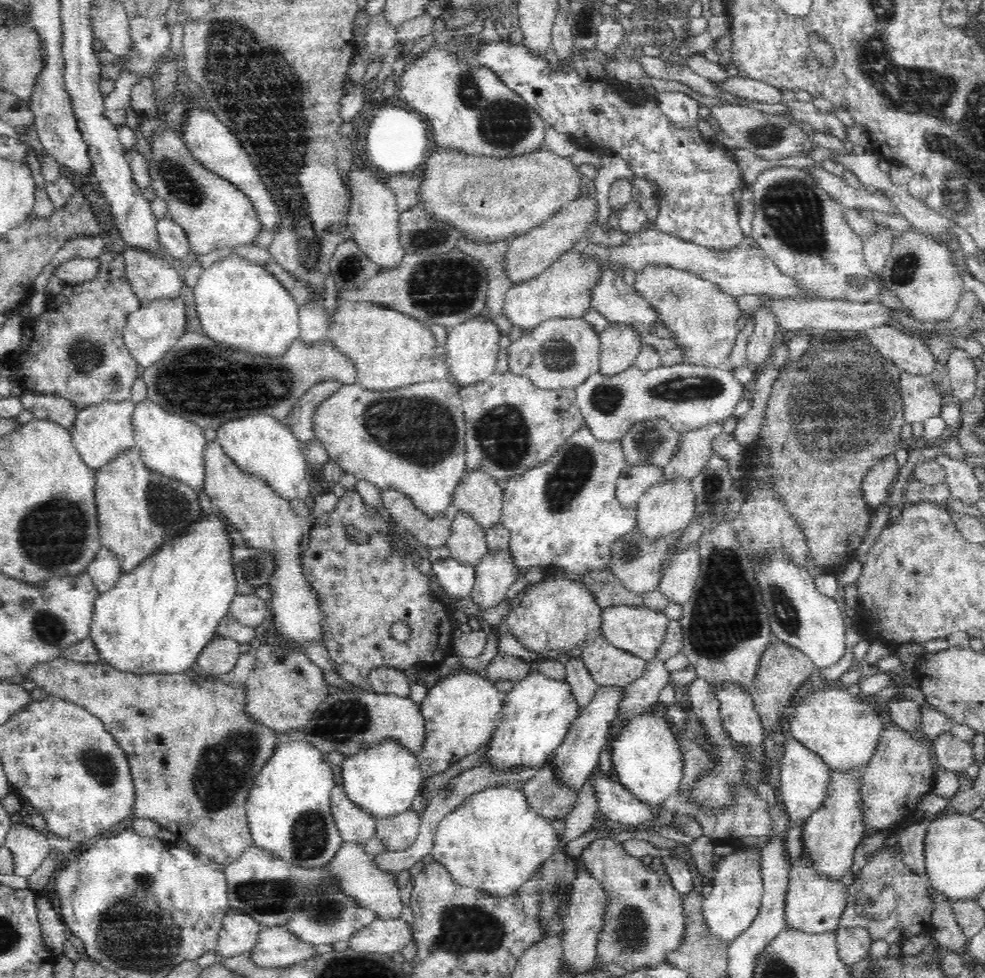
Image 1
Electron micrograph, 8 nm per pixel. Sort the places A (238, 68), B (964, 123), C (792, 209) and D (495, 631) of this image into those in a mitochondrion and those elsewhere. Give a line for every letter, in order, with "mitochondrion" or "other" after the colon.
A: mitochondrion
B: mitochondrion
C: mitochondrion
D: other

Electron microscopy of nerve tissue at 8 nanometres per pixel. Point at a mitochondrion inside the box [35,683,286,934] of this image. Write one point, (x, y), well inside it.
(222, 770)

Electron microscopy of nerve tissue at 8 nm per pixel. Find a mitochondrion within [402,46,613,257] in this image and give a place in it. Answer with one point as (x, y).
(504, 124)

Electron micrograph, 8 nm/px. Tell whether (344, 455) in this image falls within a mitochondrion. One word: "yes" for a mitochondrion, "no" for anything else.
no

